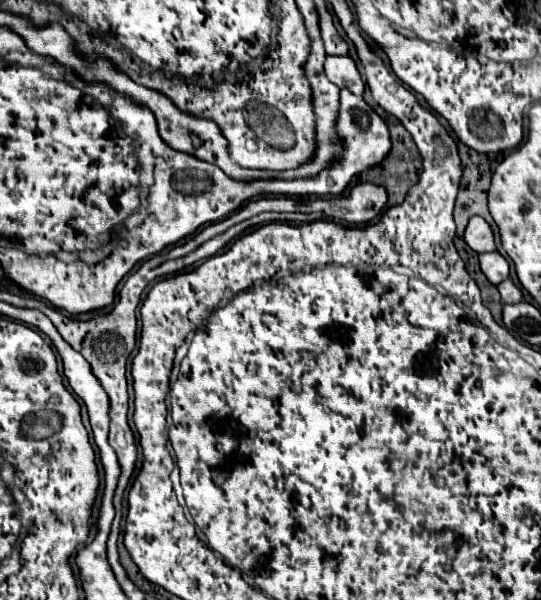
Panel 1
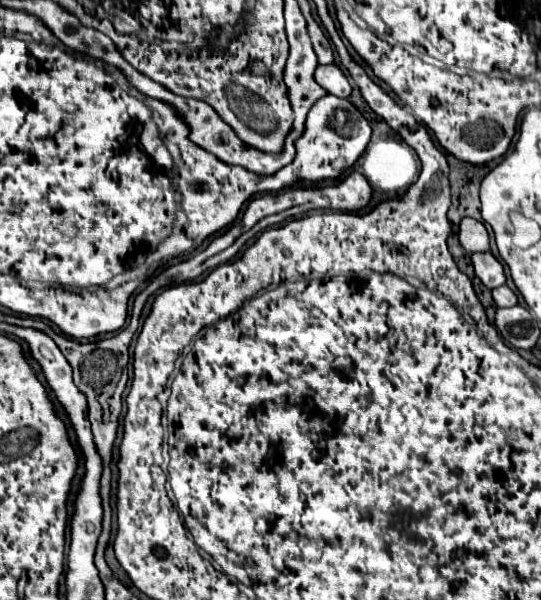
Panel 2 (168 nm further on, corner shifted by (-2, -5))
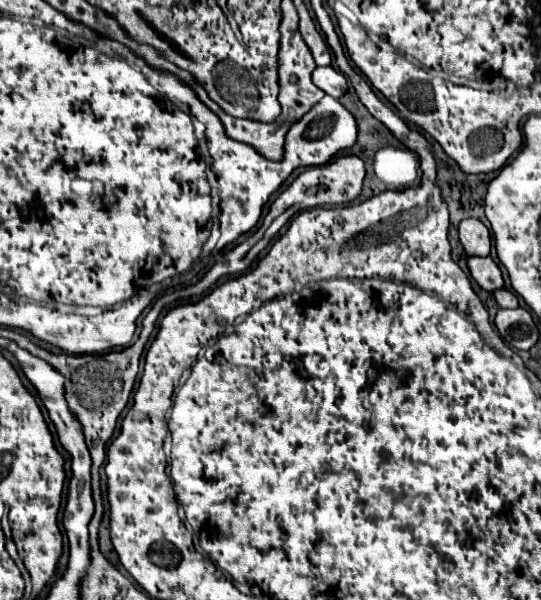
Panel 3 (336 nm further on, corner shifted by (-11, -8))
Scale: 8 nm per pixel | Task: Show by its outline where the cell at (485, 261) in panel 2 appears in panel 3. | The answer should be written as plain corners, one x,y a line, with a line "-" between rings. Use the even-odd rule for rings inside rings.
468,257
468,269
472,279
486,291
496,291
504,285
502,271
492,257

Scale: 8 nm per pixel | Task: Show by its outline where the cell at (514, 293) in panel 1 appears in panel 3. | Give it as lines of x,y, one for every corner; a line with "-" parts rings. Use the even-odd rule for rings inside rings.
496,289
494,293
494,299
500,307
518,307
518,299
512,291
506,291
506,289

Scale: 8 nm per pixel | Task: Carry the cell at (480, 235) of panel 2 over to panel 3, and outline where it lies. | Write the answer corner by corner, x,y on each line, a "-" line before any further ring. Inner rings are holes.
478,219
460,221
458,237
466,255
490,255
490,231

